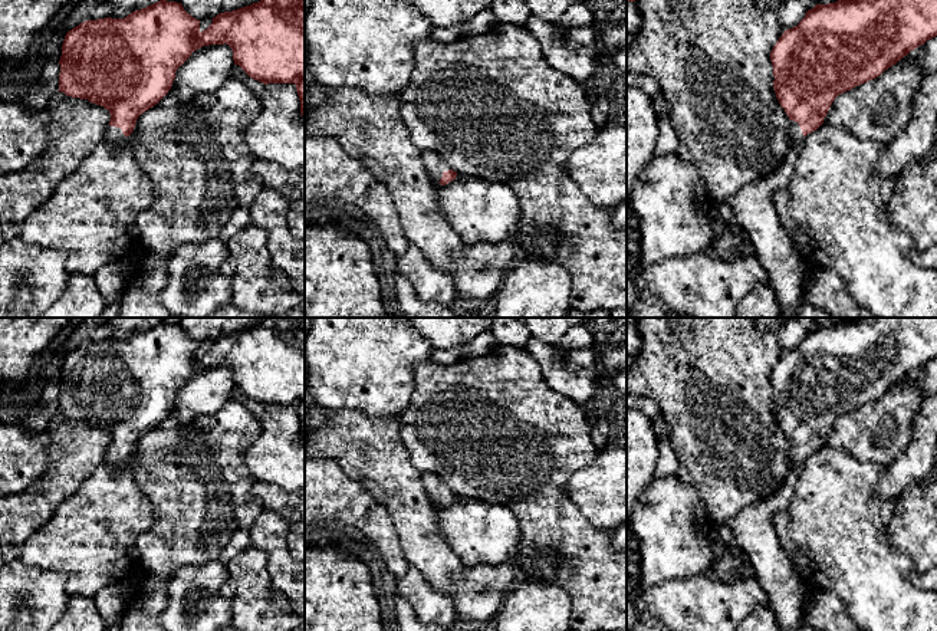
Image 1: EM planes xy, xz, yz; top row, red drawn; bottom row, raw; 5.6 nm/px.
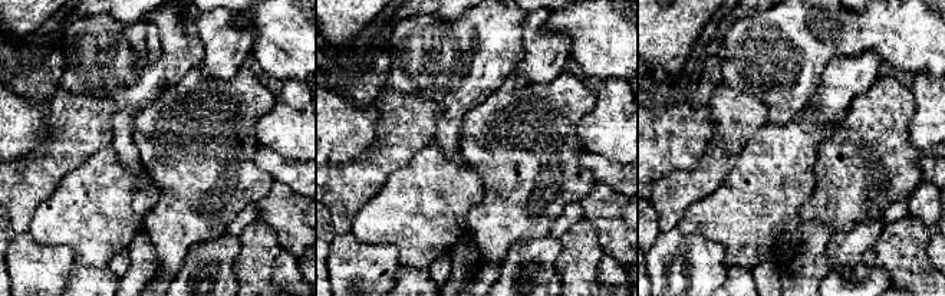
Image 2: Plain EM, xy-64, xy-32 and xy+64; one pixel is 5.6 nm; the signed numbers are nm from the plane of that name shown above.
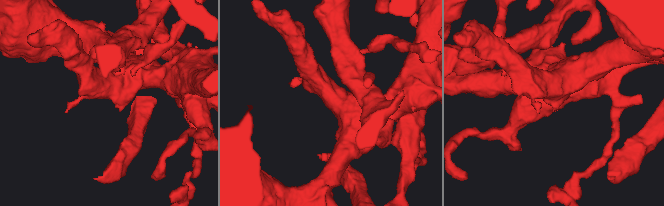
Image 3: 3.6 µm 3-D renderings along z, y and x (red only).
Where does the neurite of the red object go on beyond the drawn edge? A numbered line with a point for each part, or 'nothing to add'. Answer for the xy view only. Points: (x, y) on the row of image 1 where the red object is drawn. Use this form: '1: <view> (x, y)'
1: xy (114, 135)

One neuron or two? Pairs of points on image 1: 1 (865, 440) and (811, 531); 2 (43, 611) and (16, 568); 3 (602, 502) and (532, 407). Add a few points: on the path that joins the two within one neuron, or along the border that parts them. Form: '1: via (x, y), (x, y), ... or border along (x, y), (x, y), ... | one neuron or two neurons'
1: border along (824, 444), (844, 449), (860, 460), (887, 466) | two neurons
2: via (33, 601), (17, 585), (16, 578) | one neuron
3: border along (598, 452), (571, 475), (572, 502) | two neurons

